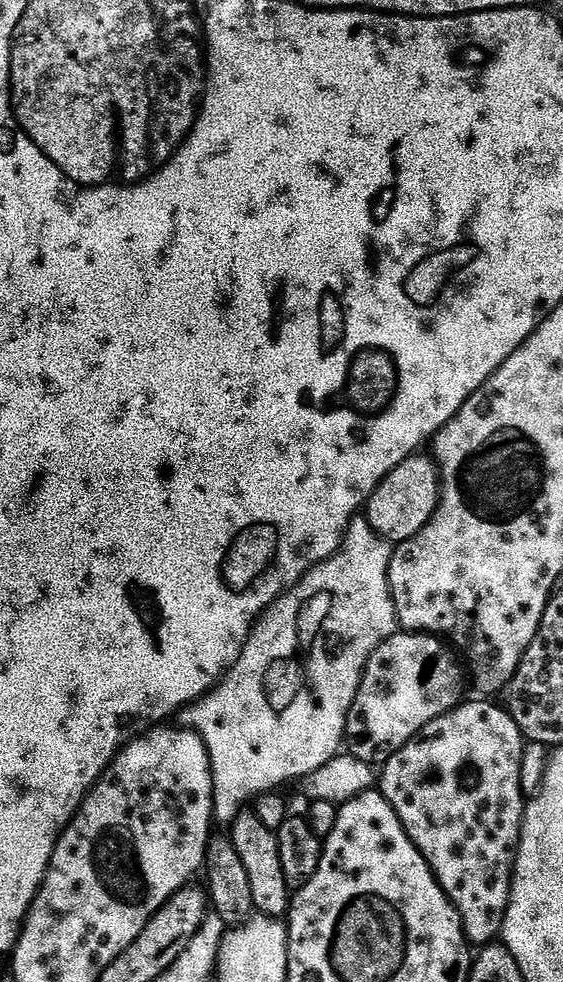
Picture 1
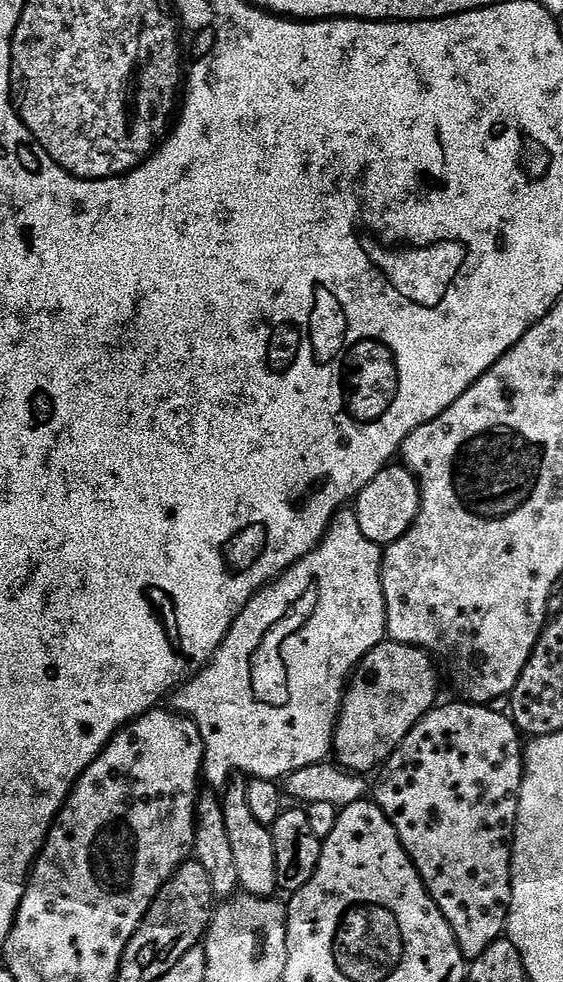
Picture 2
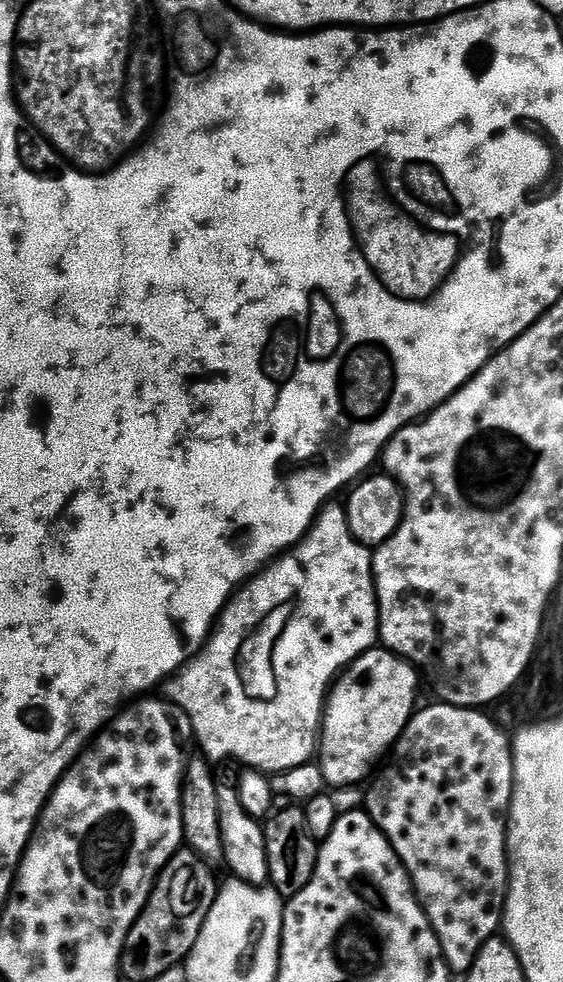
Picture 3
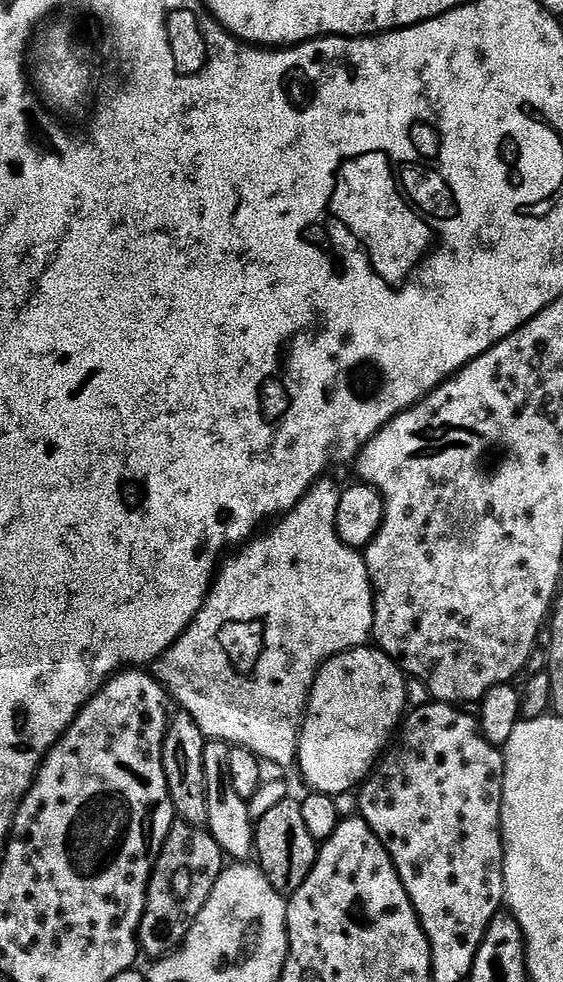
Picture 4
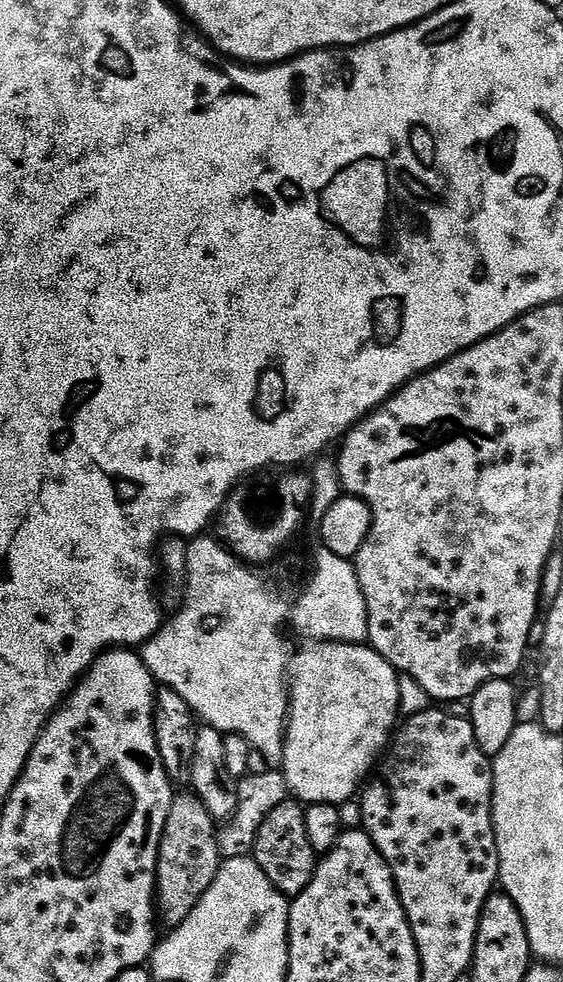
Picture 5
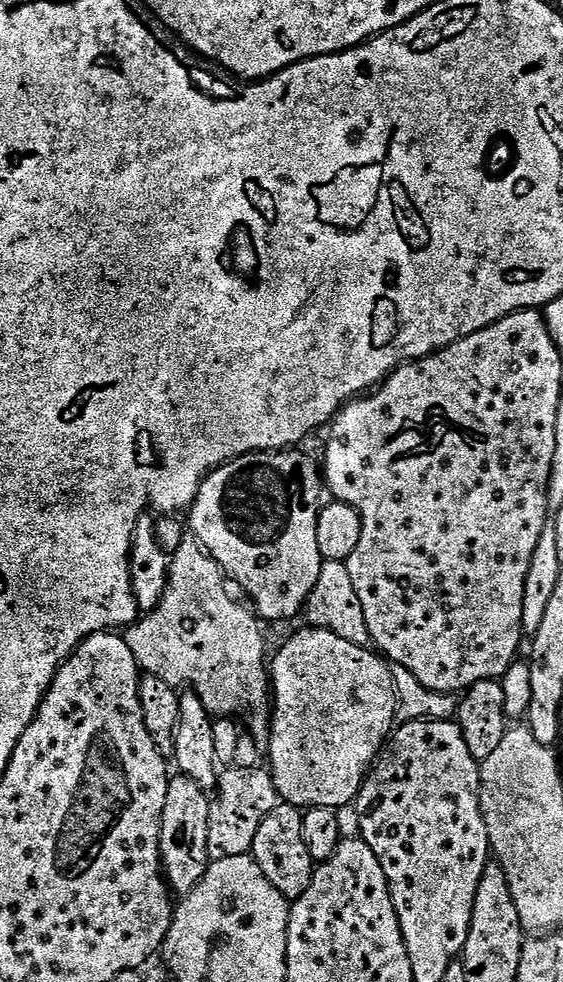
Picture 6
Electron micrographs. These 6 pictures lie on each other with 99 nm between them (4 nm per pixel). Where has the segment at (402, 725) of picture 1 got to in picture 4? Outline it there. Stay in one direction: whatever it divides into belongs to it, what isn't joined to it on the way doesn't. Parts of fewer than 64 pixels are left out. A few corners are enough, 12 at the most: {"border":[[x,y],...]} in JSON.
{"border":[[375,646],[324,662],[300,725],[311,791],[363,785],[409,707]]}

